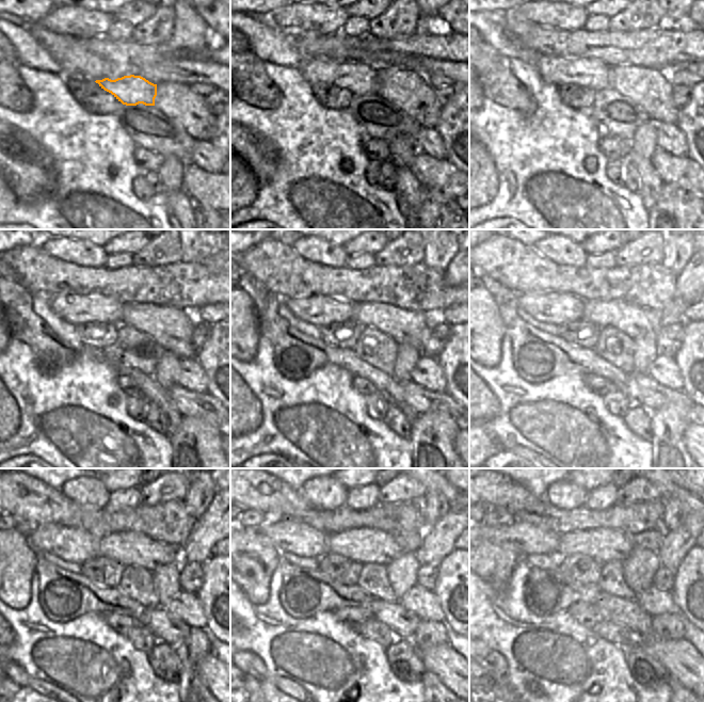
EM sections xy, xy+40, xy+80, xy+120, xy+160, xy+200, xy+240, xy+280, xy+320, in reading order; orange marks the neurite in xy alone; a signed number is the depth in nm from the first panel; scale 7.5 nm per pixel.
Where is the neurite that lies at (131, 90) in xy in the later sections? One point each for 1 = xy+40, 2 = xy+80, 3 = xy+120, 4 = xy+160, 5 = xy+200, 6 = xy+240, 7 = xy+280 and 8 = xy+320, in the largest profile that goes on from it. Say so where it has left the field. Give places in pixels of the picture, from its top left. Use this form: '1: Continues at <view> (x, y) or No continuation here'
1: Continues at xy+40 (358, 78)
2: Continues at xy+80 (591, 73)
3: Continues at xy+120 (76, 308)
4: Continues at xy+160 (319, 310)
5: Continues at xy+200 (555, 307)
6: Continues at xy+240 (72, 544)
7: Continues at xy+280 (289, 536)
8: Continues at xy+320 (525, 539).

